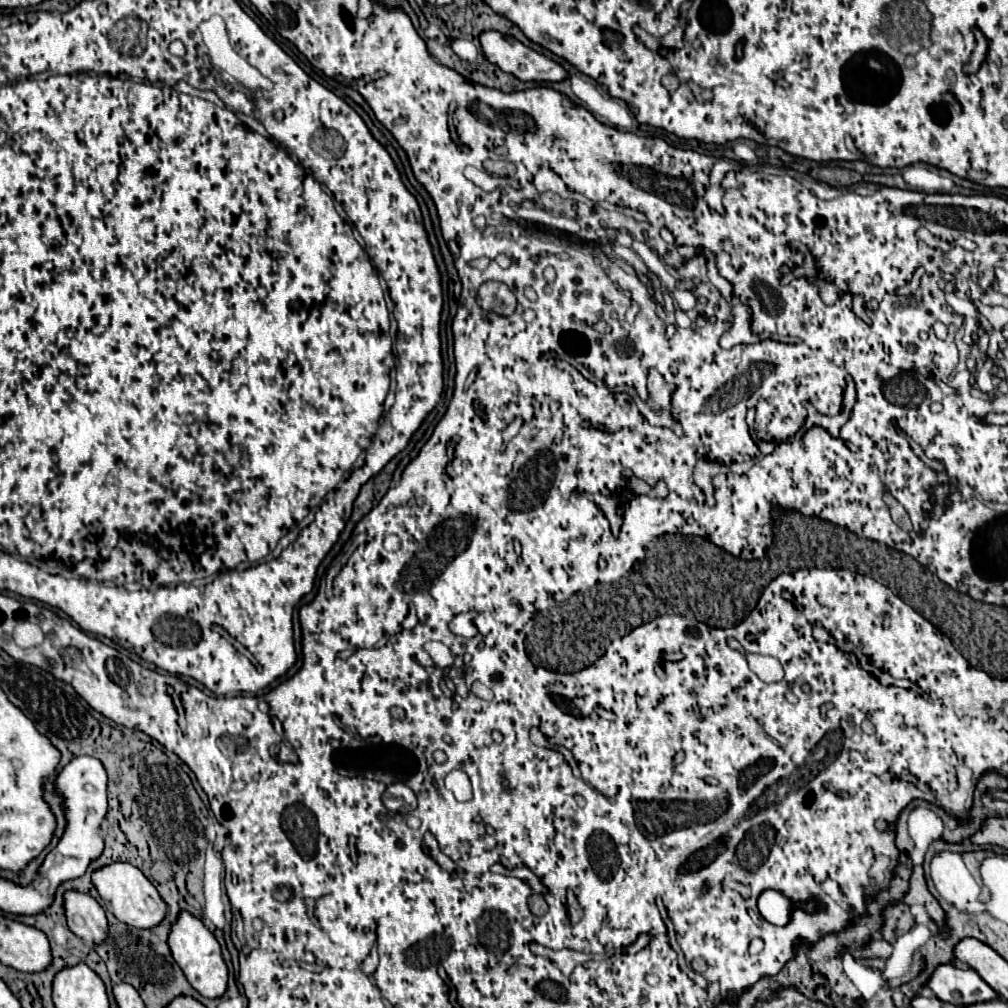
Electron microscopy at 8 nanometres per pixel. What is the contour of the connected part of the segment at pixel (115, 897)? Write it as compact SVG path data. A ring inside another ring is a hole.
M116 861L110 865L104 865L92 873L92 883L98 889L100 897L106 901L106 909L114 913L114 917L126 925L148 929L156 927L160 919L166 915L166 905L162 903L156 887L144 877L144 873L138 867L132 867L130 863Z

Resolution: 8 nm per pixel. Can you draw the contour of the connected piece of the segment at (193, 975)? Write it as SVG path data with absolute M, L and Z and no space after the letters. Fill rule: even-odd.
M180 911L176 921L170 927L170 933L168 933L168 947L172 951L174 961L182 969L182 973L186 975L190 985L200 995L204 995L208 999L214 999L214 997L220 997L226 991L228 969L224 965L224 959L222 959L222 953L220 953L220 945L214 939L214 935L208 931L208 927L198 917L194 917L188 911Z

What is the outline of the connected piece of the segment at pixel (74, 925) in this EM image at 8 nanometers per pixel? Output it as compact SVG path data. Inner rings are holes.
M66 891L64 915L70 931L80 939L88 943L100 943L100 939L106 939L108 921L104 909L92 895L80 891Z

